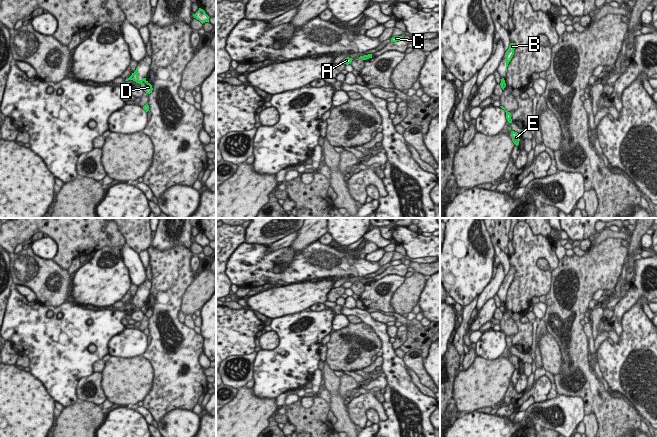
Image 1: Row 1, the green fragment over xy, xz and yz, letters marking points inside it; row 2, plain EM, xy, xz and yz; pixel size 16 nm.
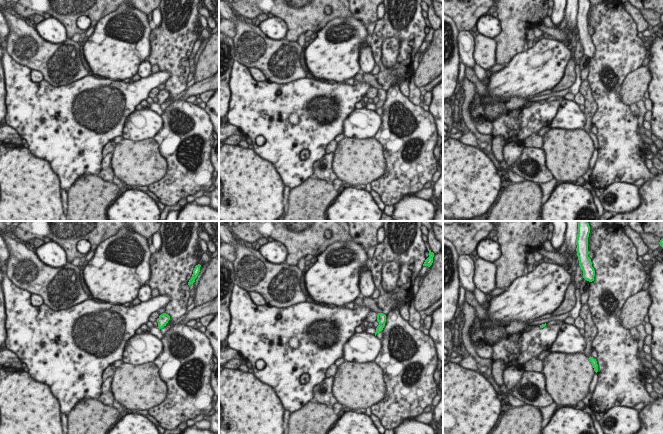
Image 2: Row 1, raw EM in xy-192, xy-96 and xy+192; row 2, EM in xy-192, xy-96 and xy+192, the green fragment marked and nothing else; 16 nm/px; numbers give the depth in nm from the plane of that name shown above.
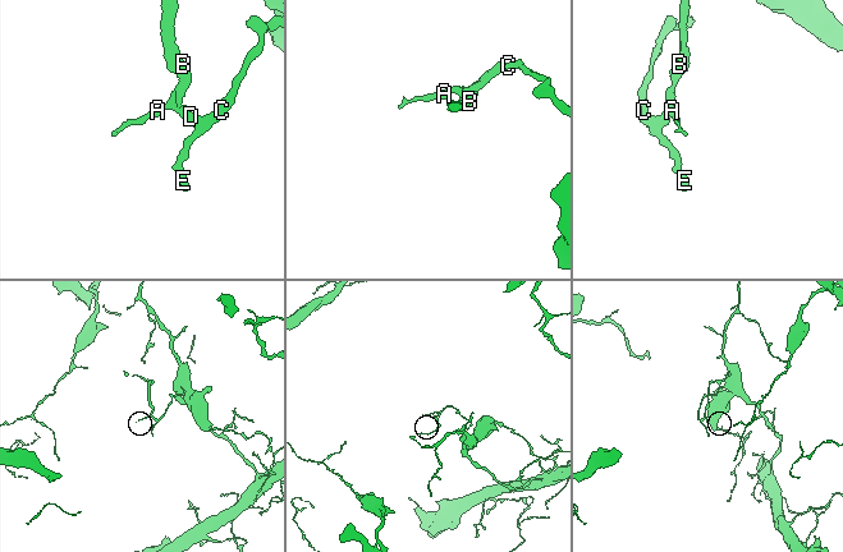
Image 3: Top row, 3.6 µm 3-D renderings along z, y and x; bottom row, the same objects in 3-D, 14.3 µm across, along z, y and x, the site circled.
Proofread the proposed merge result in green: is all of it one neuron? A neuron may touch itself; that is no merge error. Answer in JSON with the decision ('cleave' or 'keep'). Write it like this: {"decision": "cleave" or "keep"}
{"decision": "cleave"}

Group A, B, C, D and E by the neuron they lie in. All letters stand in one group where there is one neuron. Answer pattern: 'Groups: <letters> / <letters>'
Groups: A B / C D E.

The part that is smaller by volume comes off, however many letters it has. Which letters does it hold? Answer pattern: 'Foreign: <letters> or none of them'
Foreign: A, B

